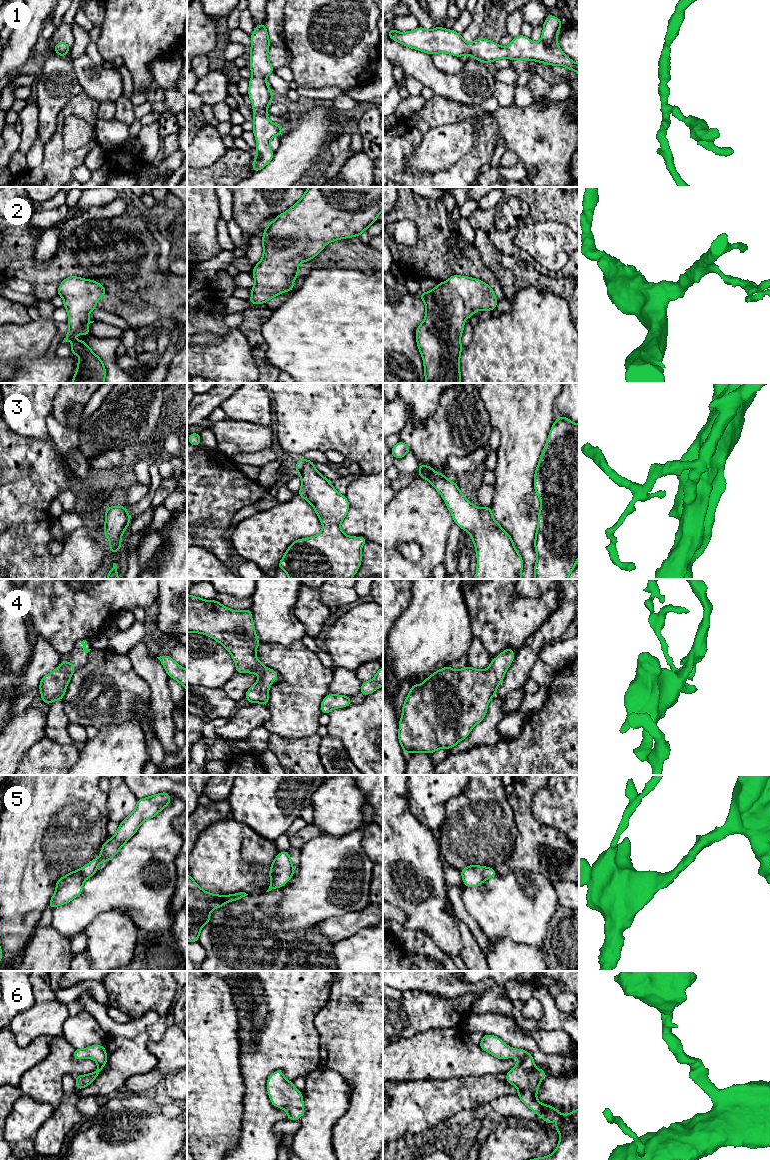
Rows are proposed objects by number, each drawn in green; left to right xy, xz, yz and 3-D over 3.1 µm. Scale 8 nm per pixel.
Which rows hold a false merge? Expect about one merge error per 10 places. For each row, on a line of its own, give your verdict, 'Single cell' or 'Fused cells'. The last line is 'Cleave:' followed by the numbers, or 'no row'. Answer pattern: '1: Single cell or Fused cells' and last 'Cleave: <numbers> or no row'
1: Single cell
2: Single cell
3: Single cell
4: Single cell
5: Single cell
6: Single cell
Cleave: no row

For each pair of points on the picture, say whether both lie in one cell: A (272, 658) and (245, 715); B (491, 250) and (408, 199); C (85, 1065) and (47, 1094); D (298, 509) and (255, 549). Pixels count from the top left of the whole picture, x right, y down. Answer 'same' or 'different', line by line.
A: different
B: different
C: same
D: same

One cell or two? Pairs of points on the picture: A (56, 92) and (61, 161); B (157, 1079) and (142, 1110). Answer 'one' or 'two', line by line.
A: two
B: two

